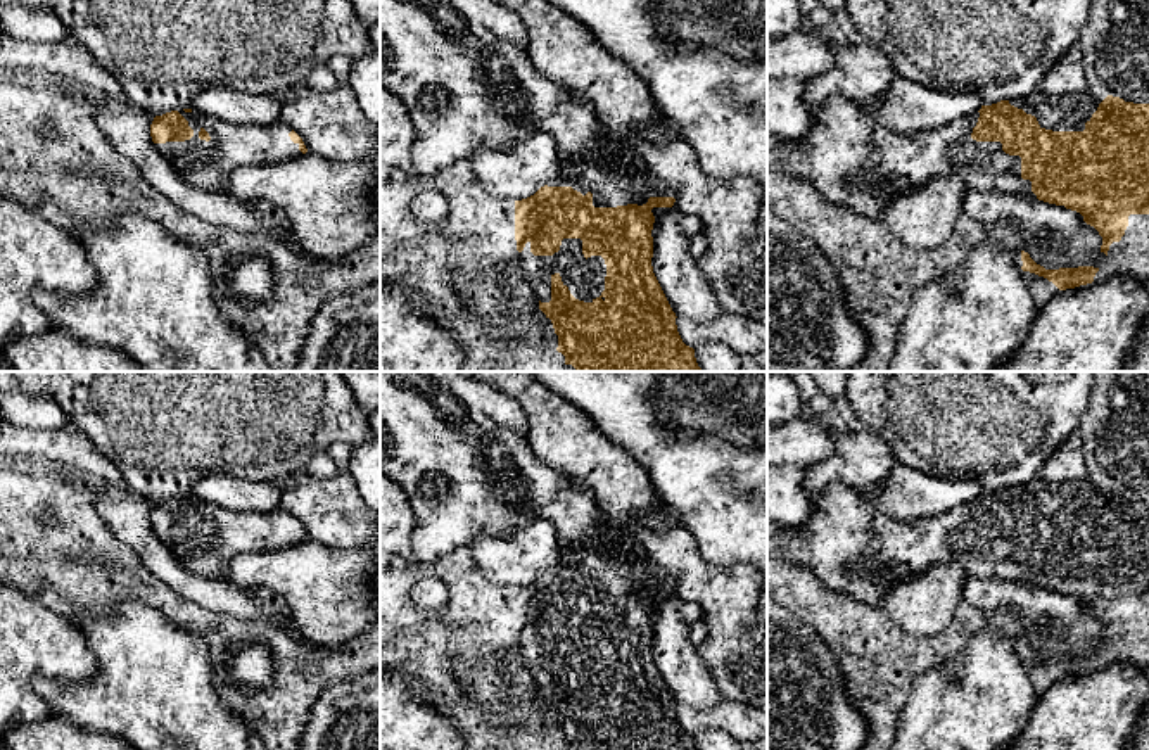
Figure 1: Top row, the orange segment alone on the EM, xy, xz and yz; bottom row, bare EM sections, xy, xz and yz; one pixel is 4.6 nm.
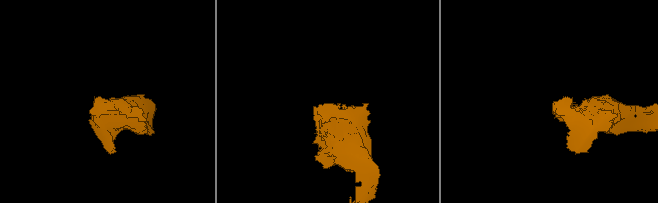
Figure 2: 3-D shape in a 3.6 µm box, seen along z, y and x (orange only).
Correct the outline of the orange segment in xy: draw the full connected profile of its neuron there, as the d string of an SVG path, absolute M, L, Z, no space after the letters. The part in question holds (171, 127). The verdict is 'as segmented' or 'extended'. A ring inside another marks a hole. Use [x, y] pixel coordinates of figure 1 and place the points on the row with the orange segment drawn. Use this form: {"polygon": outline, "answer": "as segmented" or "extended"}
{"polygon": "M192 109L156 116L150 137L168 162L194 187L223 192L233 171L278 164L308 152L285 123L233 124Z", "answer": "extended"}

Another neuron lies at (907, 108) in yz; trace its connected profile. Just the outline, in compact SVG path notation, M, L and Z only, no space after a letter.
M898 74L883 99L855 100L855 104L873 114L878 123L904 135L942 128L978 112L983 105L976 92L935 90Z

